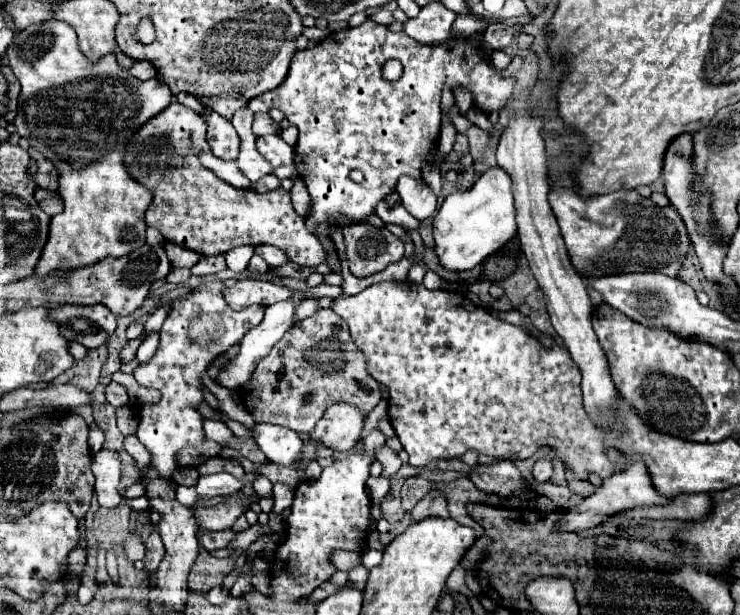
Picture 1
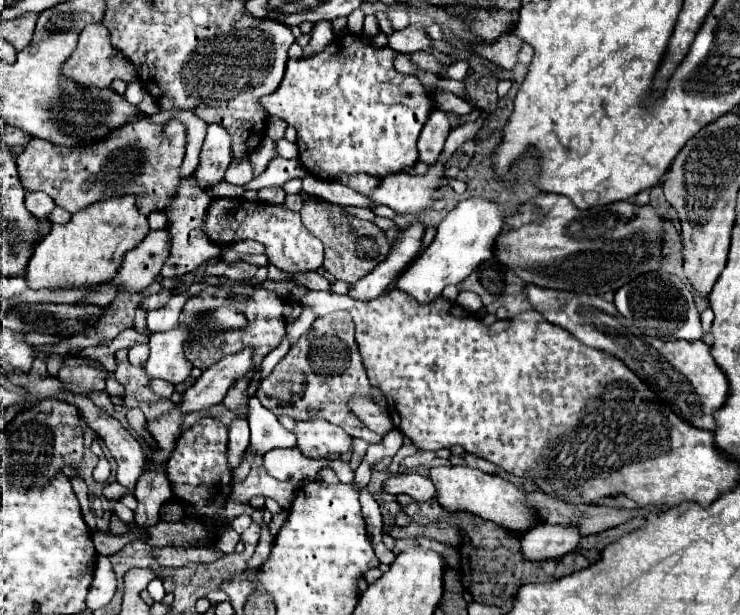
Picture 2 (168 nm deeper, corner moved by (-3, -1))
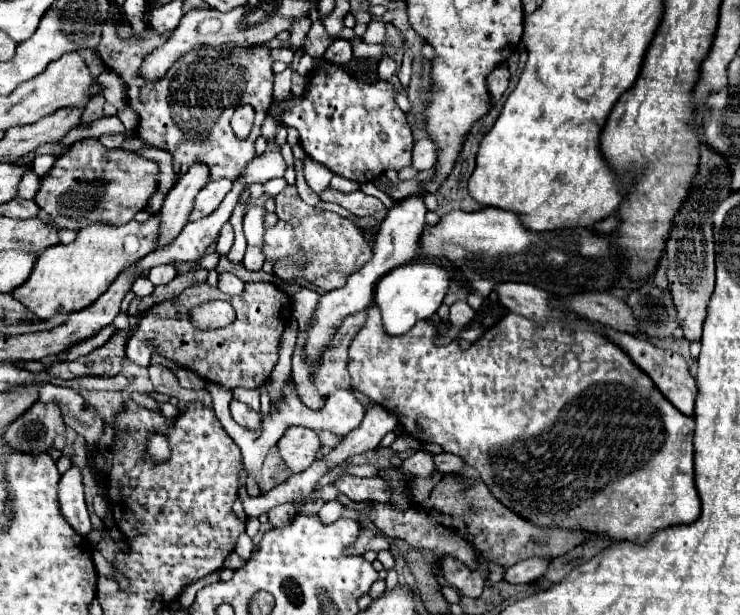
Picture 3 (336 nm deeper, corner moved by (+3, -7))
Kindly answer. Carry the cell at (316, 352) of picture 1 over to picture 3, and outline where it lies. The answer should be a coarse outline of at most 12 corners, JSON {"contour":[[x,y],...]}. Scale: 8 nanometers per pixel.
{"contour":[[366,310],[348,316],[324,350],[314,386],[328,396],[350,388],[346,370],[352,336]]}

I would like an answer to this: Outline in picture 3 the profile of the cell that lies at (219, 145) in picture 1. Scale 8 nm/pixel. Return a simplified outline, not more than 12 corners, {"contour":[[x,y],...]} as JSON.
{"contour":[[194,164],[168,192],[160,210],[158,248],[188,222],[194,198],[208,182],[208,168]]}

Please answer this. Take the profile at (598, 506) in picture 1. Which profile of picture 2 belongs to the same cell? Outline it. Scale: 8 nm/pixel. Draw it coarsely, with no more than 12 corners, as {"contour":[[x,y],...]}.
{"contour":[[538,524],[522,536],[528,560],[572,552],[576,528]]}

